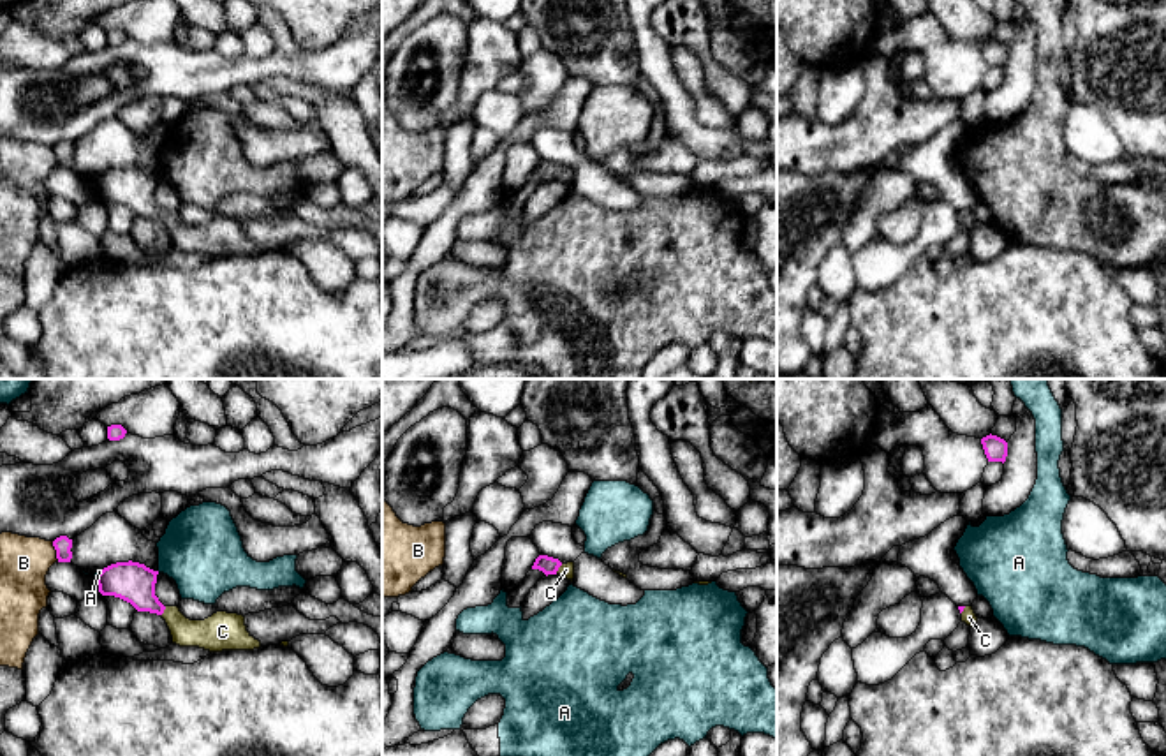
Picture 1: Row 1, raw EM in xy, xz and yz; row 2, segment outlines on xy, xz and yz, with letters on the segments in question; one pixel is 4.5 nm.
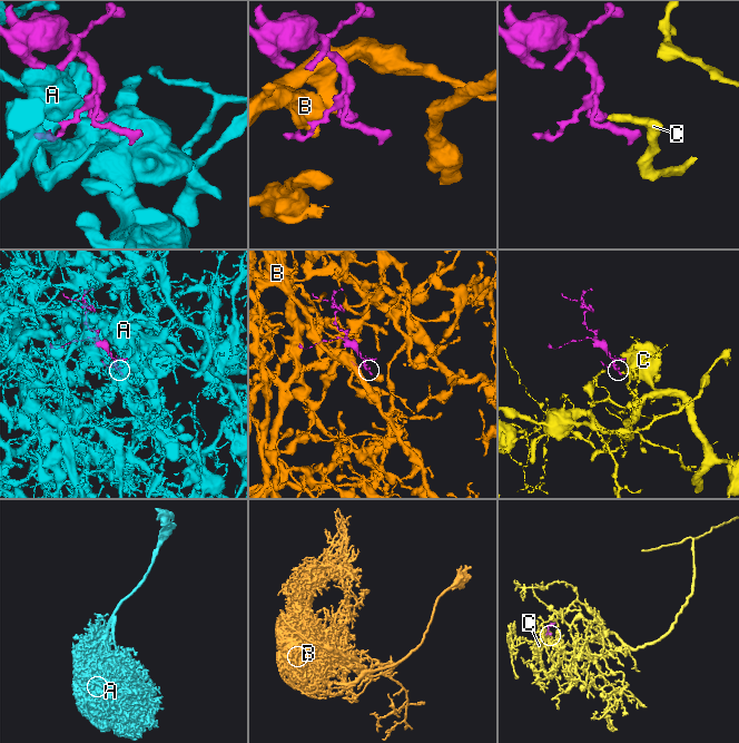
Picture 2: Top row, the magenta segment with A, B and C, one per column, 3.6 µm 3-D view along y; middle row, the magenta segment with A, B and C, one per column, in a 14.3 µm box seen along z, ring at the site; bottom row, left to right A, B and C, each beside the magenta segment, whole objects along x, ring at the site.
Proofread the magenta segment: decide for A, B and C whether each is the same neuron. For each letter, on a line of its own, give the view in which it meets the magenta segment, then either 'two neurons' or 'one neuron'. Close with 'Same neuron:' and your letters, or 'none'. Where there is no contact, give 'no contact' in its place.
A: xy | two neurons
B: xy | two neurons
C: xz | one neuron
Same neuron: C

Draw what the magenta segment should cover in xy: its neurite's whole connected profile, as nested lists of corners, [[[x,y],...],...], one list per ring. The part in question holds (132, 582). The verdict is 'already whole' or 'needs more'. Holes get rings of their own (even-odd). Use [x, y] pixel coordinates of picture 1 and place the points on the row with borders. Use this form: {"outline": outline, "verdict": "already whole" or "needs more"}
{"outline": [[[116,562],[97,574],[99,592],[130,603],[137,611],[160,615],[180,647],[199,647],[210,652],[254,650],[261,647],[238,613],[217,611],[204,620],[187,619],[178,606],[164,606],[155,596],[159,571],[139,562]]], "verdict": "needs more"}

